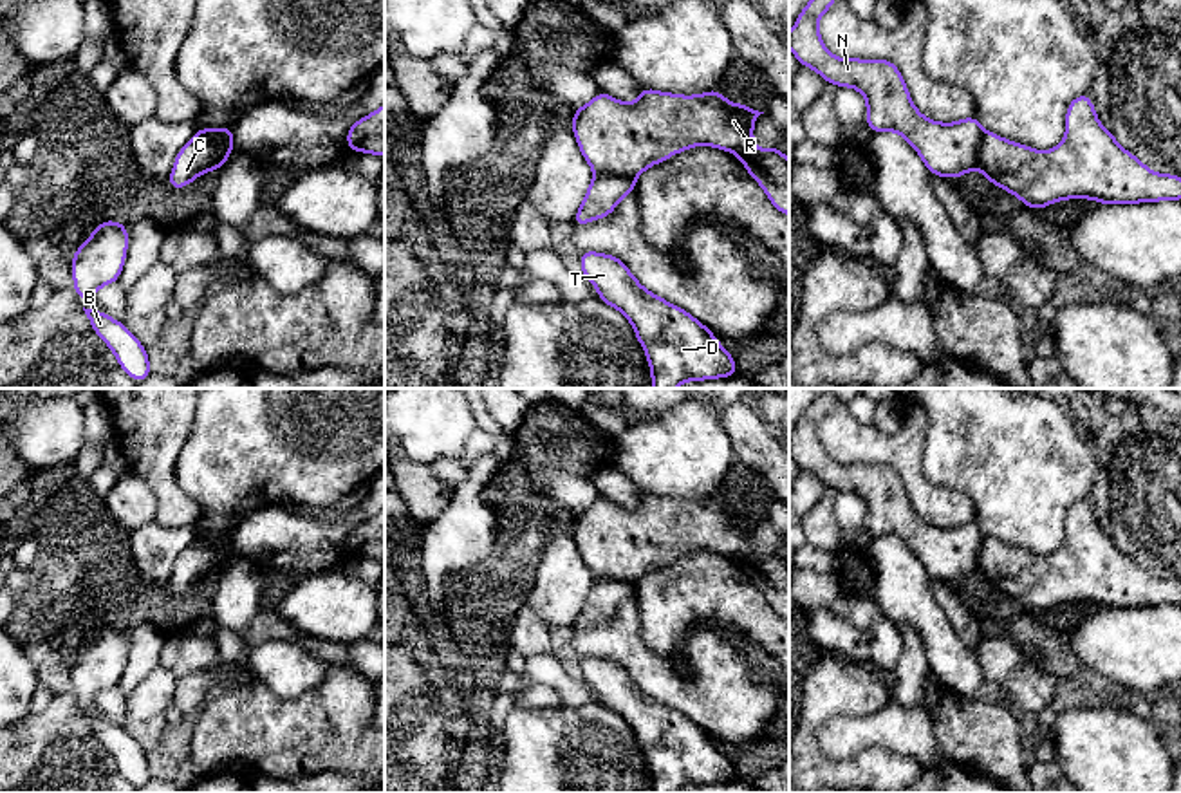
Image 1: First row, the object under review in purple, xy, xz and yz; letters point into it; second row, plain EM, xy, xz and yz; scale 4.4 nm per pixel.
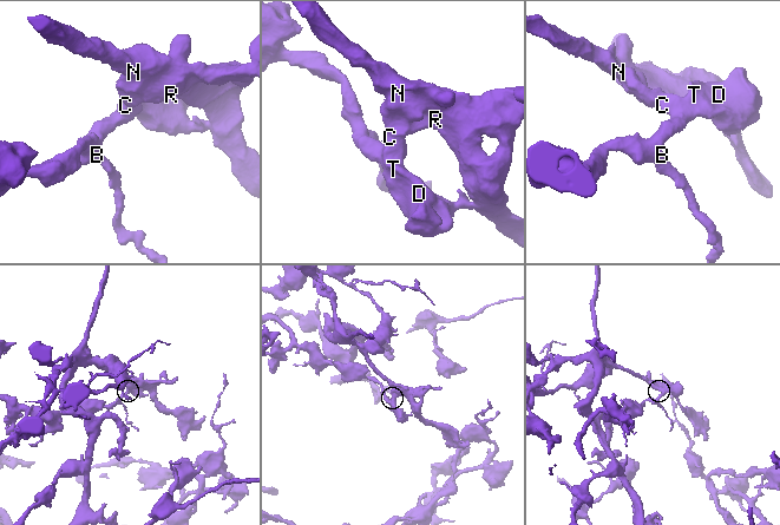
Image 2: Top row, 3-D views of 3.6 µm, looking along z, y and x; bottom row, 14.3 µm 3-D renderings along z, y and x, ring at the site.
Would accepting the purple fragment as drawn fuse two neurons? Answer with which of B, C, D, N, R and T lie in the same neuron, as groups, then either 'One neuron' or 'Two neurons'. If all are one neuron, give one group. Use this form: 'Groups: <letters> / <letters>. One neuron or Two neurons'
Groups: B C D T / N R. Two neurons

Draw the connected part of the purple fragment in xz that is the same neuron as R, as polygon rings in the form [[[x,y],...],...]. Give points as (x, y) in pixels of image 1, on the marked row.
[[[643,87],[634,103],[621,103],[600,90],[590,103],[576,108],[571,126],[589,166],[603,175],[636,179],[652,164],[699,145],[737,154],[769,202],[789,217],[789,159],[775,145],[766,150],[753,145],[753,125],[760,114],[764,112],[724,99],[719,89],[681,96]]]

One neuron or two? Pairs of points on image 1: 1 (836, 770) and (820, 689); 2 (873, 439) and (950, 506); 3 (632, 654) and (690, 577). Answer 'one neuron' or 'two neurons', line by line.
1: one neuron
2: one neuron
3: two neurons

